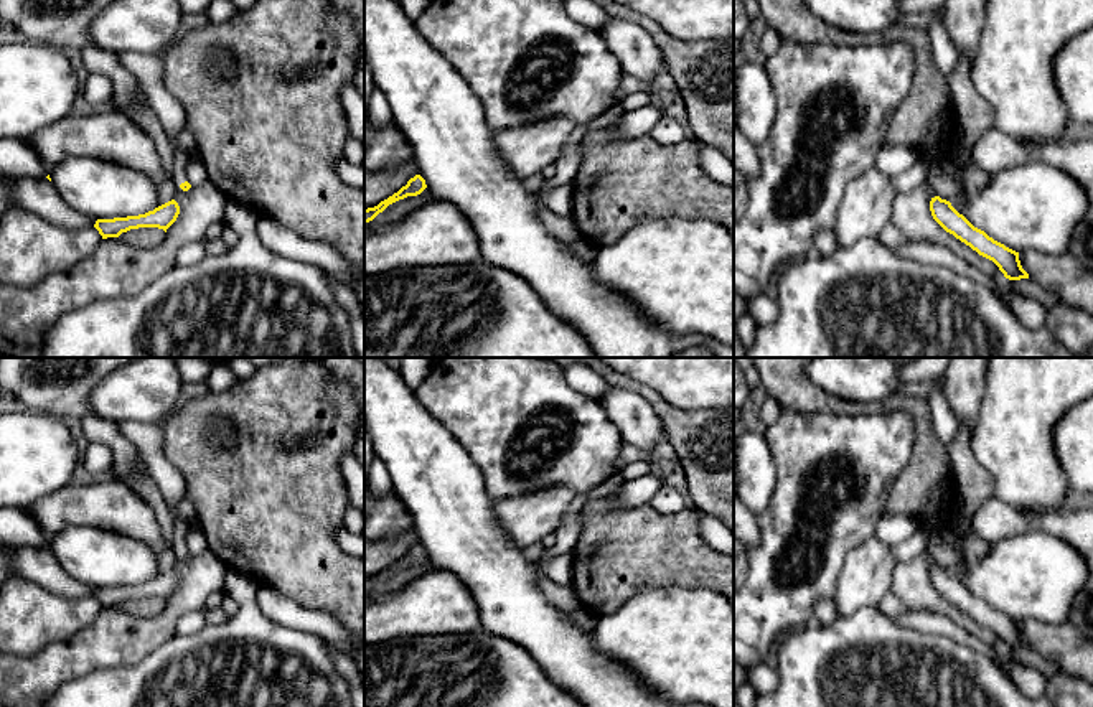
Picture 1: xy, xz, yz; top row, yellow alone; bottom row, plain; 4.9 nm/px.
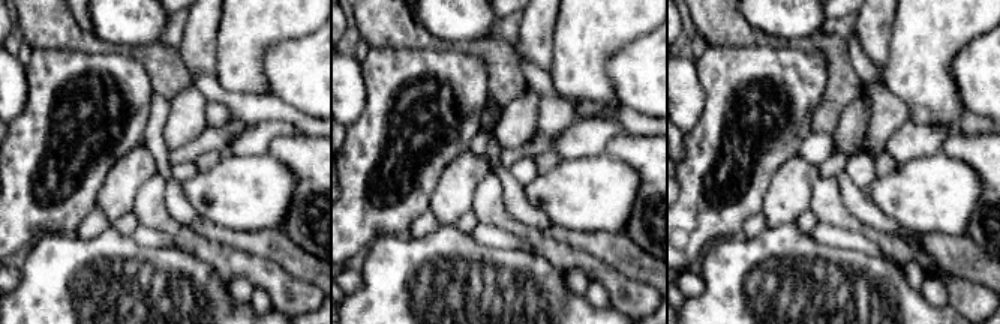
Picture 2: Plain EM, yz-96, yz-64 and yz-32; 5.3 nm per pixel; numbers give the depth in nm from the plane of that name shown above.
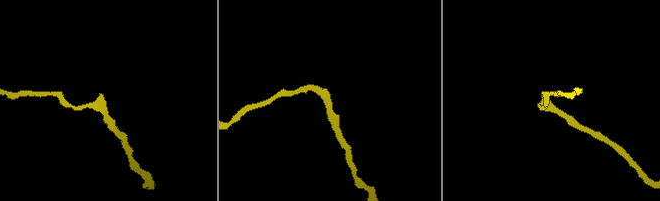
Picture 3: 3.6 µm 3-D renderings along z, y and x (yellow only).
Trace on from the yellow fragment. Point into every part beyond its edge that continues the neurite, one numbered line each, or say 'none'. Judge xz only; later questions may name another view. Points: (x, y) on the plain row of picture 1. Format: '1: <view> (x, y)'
none

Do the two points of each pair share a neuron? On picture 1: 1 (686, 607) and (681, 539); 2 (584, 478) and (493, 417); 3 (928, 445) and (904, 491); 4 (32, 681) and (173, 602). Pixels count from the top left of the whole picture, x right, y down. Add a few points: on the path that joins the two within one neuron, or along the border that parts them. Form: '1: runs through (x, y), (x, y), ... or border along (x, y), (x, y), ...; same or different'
1: border along (645, 587), (689, 585), (709, 587), (716, 592); different
2: runs through (584, 440), (589, 422), (571, 404), (531, 407); same
3: runs through (928, 457), (927, 468), (915, 480); same
4: runs through (68, 660), (116, 638), (137, 638), (144, 635); same

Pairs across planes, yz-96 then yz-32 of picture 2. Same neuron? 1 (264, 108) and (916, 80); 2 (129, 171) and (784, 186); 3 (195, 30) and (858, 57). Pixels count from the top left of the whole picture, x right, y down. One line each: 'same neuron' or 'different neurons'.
1: different neurons
2: same neuron
3: different neurons

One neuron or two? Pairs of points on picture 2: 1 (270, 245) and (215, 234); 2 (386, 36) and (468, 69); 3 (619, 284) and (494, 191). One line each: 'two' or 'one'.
1: one
2: two
3: one

